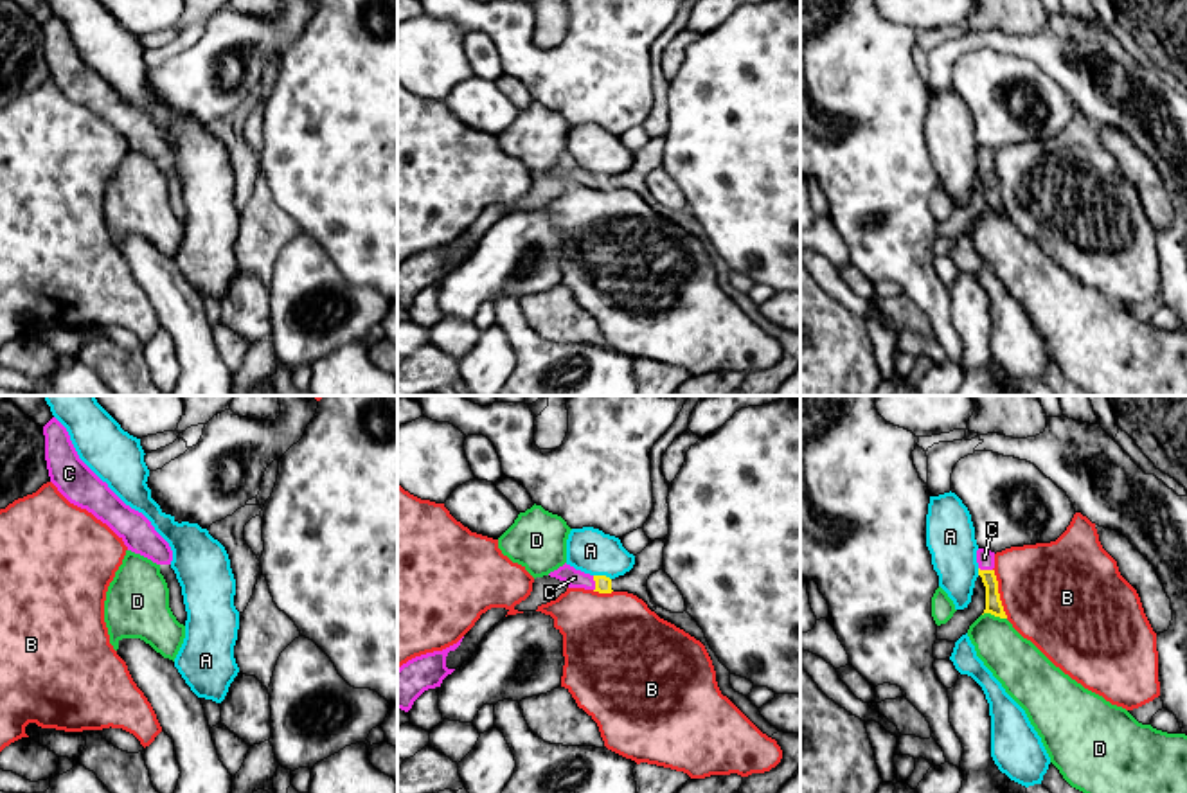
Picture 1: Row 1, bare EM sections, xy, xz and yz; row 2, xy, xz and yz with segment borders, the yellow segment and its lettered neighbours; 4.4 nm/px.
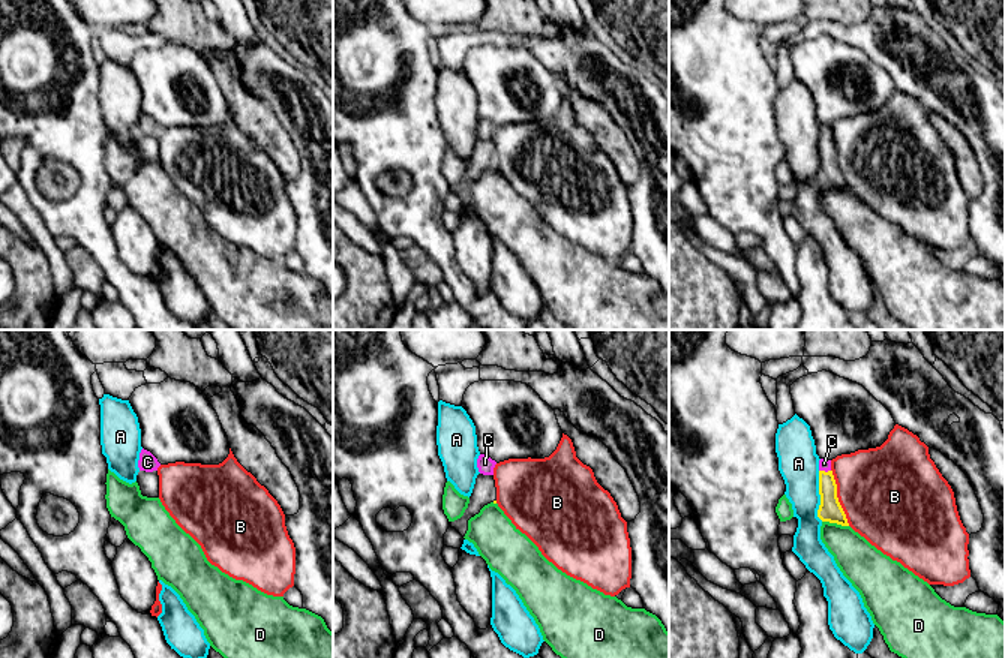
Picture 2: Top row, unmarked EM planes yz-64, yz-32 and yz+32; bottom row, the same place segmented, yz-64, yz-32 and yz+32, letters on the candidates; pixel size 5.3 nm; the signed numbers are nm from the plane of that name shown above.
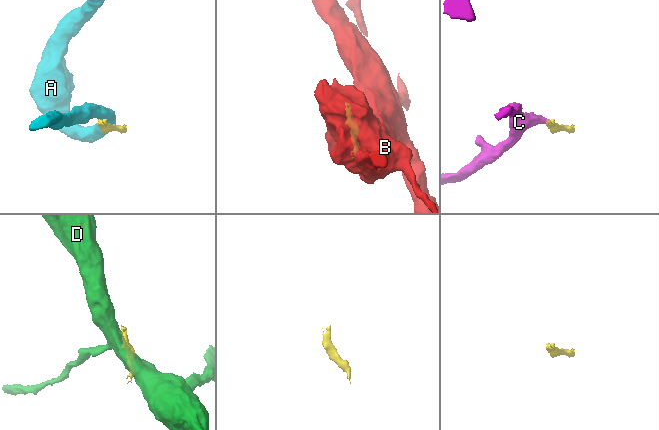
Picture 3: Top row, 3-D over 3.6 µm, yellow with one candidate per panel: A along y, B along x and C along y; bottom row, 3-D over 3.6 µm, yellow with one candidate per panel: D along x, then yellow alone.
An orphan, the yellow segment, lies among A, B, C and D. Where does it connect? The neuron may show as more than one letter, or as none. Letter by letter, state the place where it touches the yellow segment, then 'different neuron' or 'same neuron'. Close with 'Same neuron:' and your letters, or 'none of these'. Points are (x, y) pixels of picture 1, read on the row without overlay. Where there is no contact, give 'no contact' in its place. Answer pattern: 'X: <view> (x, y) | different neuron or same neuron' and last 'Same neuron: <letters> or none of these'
A: xz (603, 173) | different neuron
B: yz (999, 191) | different neuron
C: xz (596, 180) | same neuron
D: yz (995, 213) | different neuron
Same neuron: C

